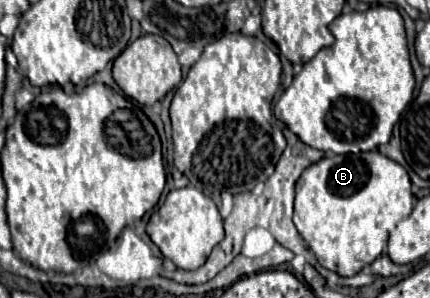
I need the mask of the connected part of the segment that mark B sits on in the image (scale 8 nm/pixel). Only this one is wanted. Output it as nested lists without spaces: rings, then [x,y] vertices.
[[[378,150],[350,156],[328,154],[320,162],[310,164],[296,182],[294,224],[324,268],[338,272],[340,276],[354,276],[384,252],[390,224],[406,218],[412,212],[412,208],[414,194],[410,176],[398,162],[390,160]]]

